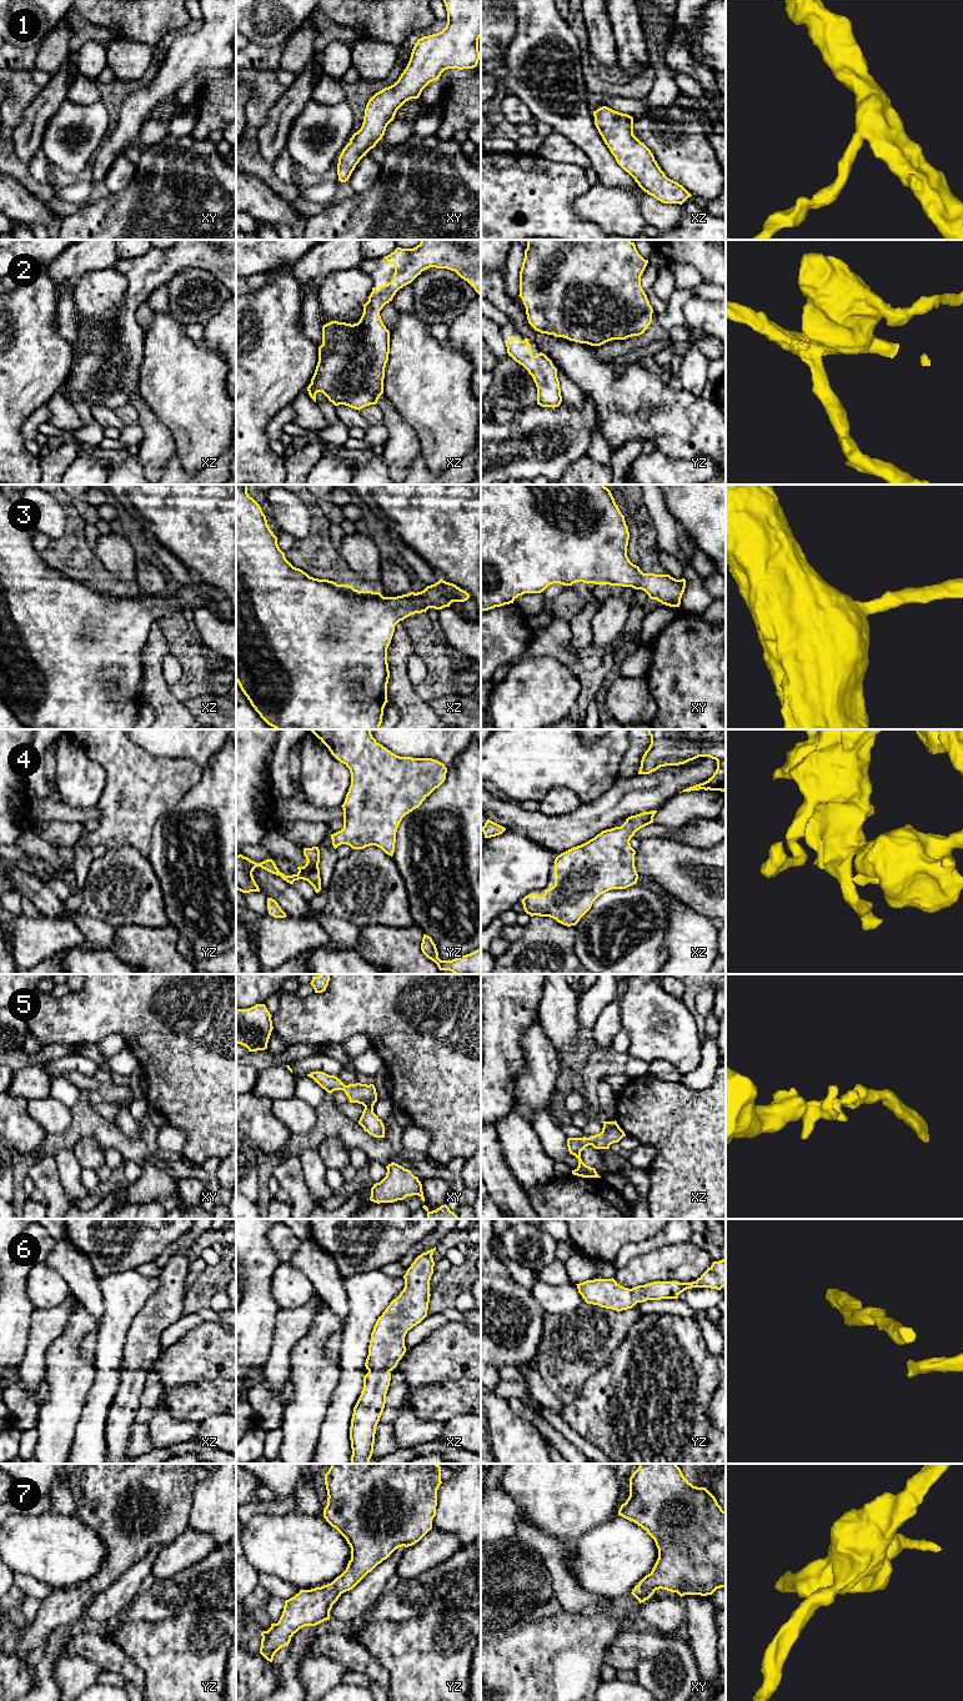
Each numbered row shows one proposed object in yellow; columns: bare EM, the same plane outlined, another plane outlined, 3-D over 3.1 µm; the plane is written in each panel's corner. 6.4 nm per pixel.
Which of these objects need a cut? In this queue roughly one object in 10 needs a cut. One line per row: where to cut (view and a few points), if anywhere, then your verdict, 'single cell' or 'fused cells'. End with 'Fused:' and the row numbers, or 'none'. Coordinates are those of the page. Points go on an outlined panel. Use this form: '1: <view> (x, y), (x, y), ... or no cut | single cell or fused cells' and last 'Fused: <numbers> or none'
1: no cut | single cell
2: no cut | single cell
3: no cut | single cell
4: no cut | single cell
5: no cut | single cell
6: no cut | single cell
7: no cut | single cell
Fused: none

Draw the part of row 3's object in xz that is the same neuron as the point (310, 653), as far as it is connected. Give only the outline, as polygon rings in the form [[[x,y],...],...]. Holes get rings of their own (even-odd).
[[[236,485],[236,682],[260,717],[275,729],[380,729],[383,708],[387,701],[390,678],[387,648],[391,643],[395,626],[415,613],[428,608],[442,609],[452,602],[465,602],[470,594],[442,578],[427,586],[421,592],[410,592],[397,597],[383,597],[380,592],[358,591],[348,584],[310,577],[294,567],[277,545],[277,537],[270,530],[260,505],[249,496],[247,485]]]

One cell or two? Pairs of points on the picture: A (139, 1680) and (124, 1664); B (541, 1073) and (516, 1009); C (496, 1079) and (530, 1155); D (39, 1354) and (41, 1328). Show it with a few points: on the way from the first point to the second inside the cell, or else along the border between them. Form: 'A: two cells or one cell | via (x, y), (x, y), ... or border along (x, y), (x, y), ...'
A: one cell | via (135, 1676), (126, 1667)
B: one cell | via (527, 1057), (516, 1045), (516, 1025)
C: two cells | border along (531, 1123), (513, 1104), (493, 1125)
D: one cell | via (39, 1348), (41, 1334)

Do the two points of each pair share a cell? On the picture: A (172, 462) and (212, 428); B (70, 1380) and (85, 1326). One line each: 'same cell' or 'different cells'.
A: different cells
B: same cell

